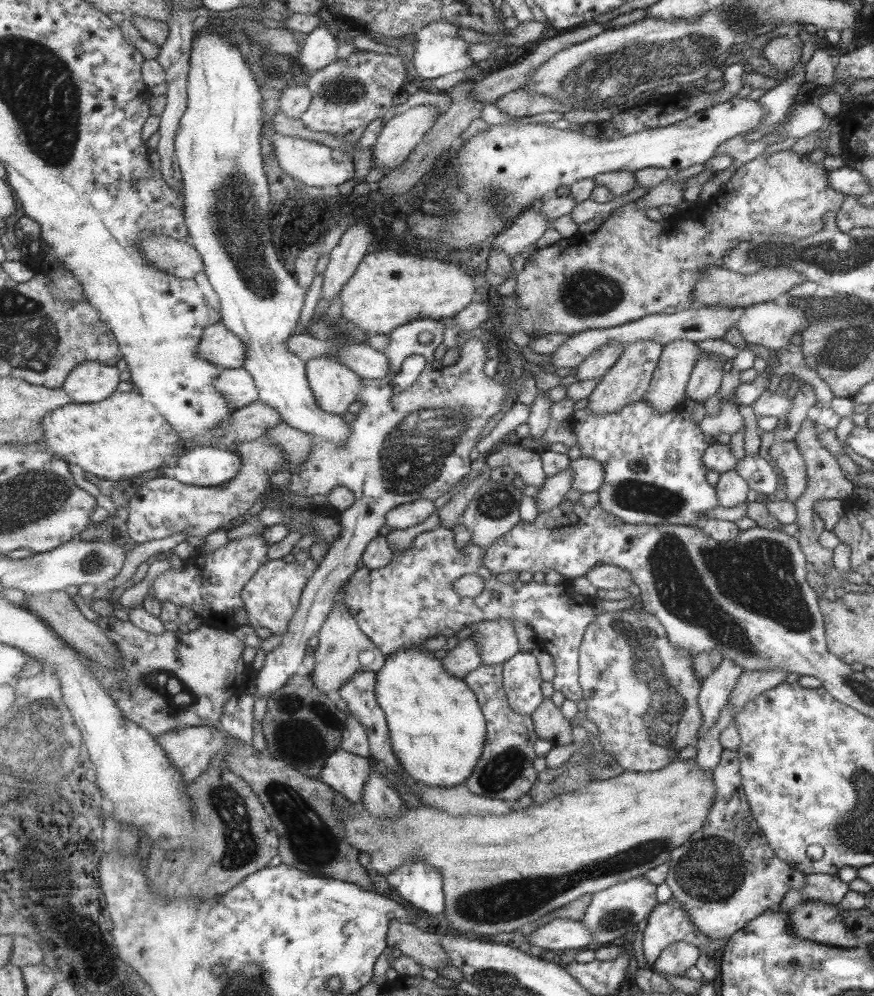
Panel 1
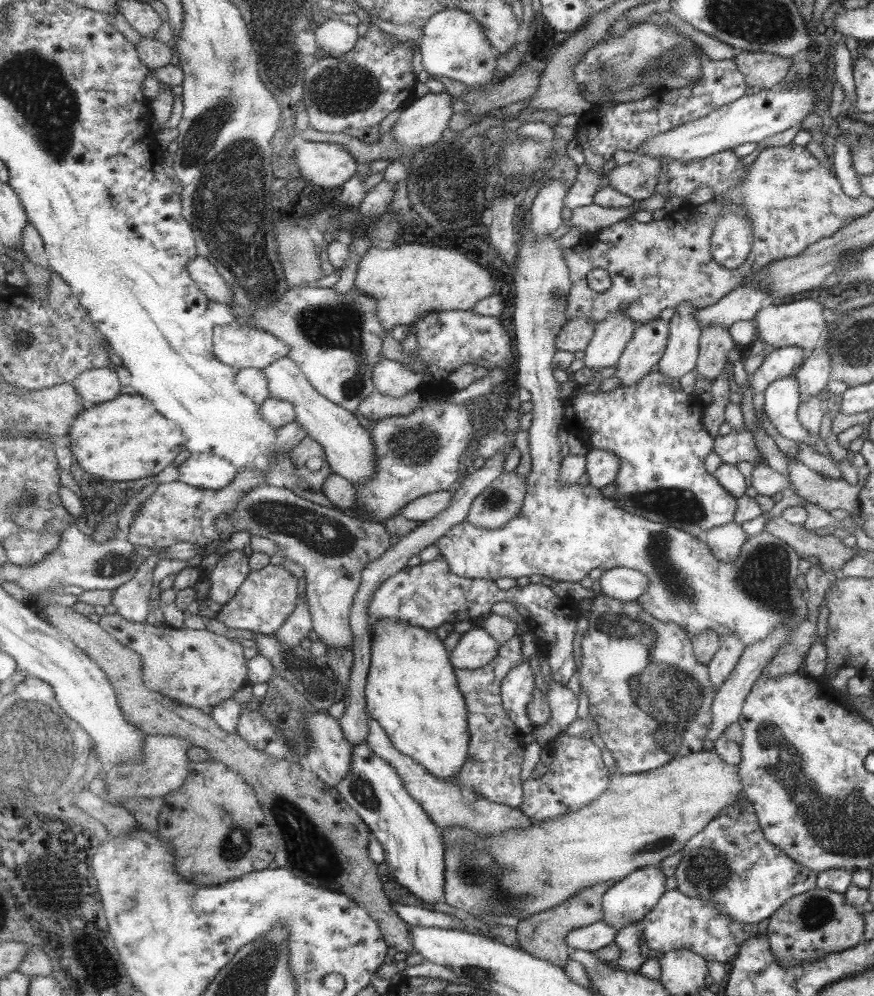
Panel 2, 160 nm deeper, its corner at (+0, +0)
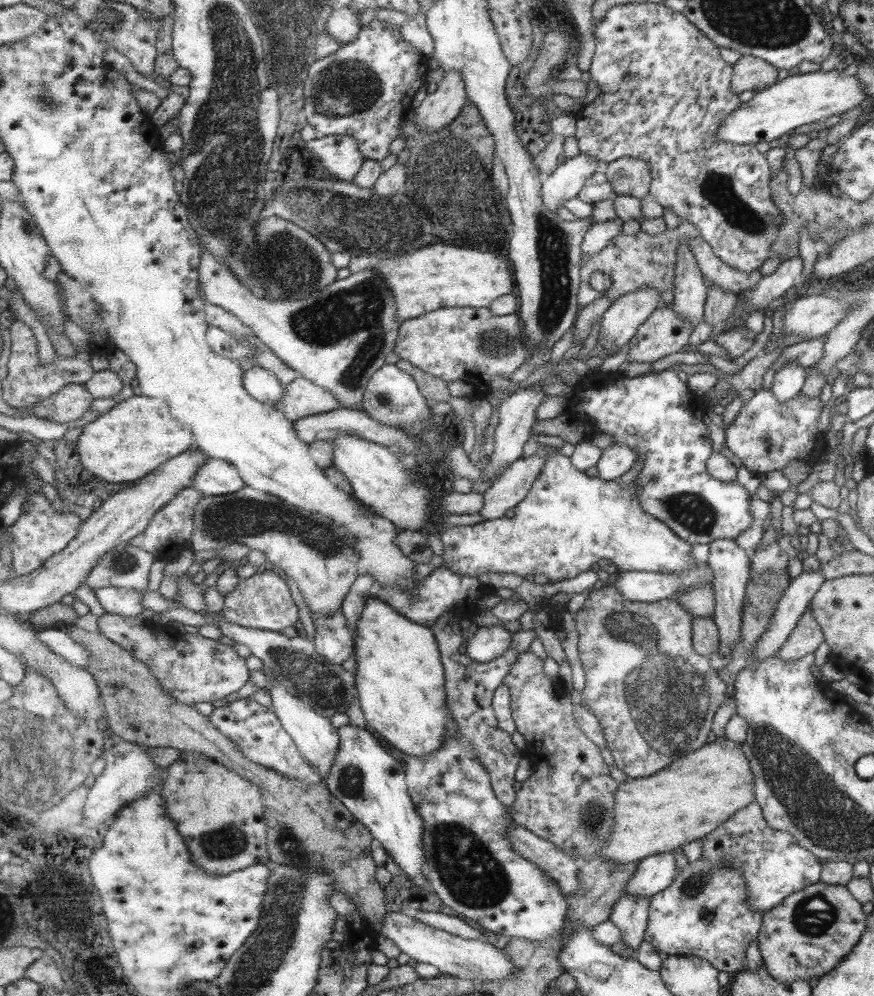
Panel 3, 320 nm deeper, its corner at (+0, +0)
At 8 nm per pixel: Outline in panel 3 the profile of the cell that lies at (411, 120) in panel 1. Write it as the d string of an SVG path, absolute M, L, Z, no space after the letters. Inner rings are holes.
M449 70L437 85L438 89L413 110L416 117L413 123L428 133L448 127L471 103L461 72Z

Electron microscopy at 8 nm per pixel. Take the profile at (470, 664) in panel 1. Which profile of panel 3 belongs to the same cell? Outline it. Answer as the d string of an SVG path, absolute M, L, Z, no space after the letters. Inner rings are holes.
M479 627L473 638L465 642L466 655L477 662L491 662L509 650L513 643L513 633L503 627Z

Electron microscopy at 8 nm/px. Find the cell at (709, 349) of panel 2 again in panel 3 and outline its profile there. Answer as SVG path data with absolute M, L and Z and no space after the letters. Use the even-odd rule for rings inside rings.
M708 286L706 293L702 321L712 327L709 336L711 338L727 330L728 326L724 324L724 321L735 311L737 296L716 286Z

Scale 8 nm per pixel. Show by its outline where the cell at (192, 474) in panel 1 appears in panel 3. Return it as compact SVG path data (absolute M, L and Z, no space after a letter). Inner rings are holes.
M208 457L192 487L203 495L219 496L239 492L246 486L244 477L229 461Z

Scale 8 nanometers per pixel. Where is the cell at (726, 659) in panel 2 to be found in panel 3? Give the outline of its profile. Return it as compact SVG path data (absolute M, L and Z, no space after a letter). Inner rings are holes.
M733 539L712 541L708 547L706 565L713 574L712 586L715 591L715 614L712 616L718 628L718 653L719 656L731 656L731 646L739 638L741 624L741 609L745 586L749 581L749 558L740 549Z

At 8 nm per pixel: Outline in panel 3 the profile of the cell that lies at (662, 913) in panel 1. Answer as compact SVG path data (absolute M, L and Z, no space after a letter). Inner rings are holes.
M701 858L687 861L667 888L649 897L648 919L643 940L651 944L656 952L667 956L690 954L702 958L713 968L727 973L733 979L745 968L745 948L756 940L764 912L756 911L748 905L746 882L739 869L731 868L725 861L717 863L716 866L716 869L712 869L706 860Z

